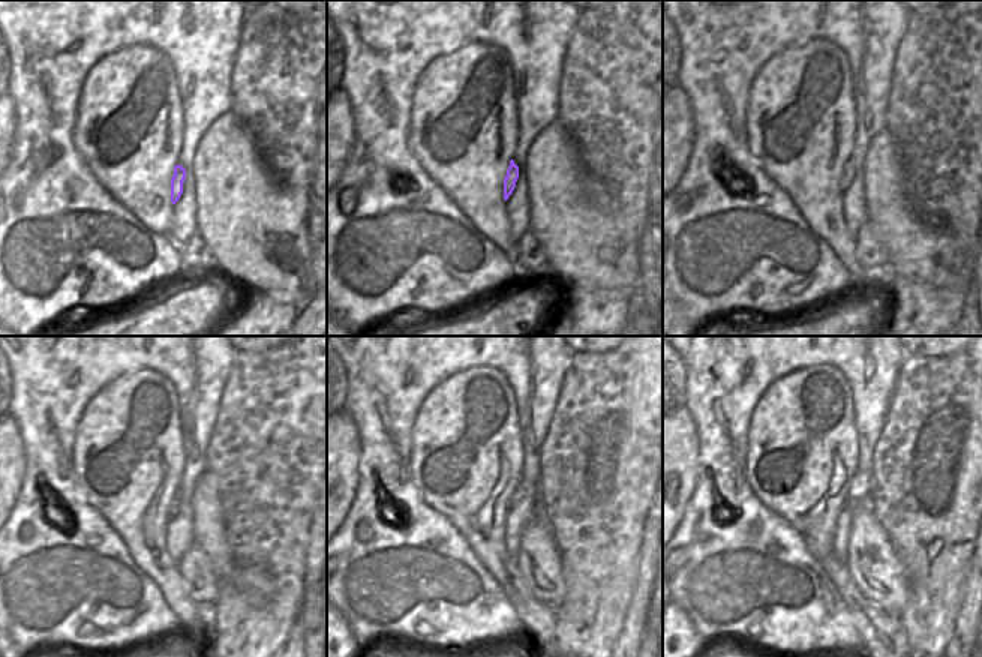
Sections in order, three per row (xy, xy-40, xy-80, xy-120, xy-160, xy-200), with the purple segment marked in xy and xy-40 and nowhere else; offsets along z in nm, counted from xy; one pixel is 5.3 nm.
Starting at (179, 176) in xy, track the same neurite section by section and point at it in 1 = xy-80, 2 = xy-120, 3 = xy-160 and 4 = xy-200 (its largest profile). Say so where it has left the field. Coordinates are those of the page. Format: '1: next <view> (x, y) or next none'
1: next xy-80 (847, 176)
2: next xy-120 (174, 507)
3: next xy-160 (523, 489)
4: next xy-200 (862, 482)

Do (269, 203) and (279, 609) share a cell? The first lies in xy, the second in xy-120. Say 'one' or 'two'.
two

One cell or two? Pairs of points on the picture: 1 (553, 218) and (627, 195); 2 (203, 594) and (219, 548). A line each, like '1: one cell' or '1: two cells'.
1: two cells
2: two cells

